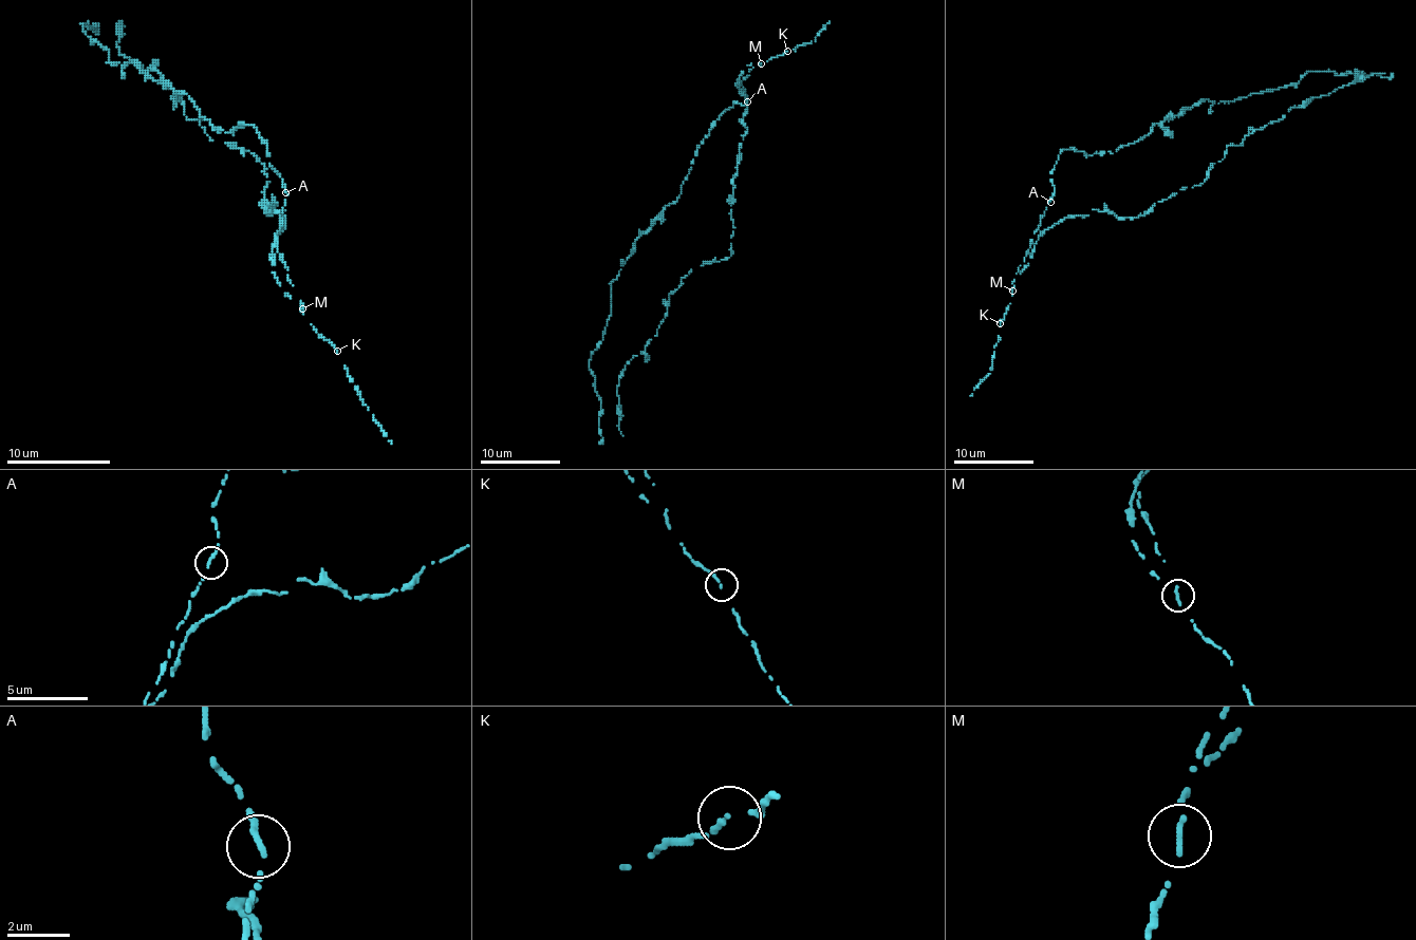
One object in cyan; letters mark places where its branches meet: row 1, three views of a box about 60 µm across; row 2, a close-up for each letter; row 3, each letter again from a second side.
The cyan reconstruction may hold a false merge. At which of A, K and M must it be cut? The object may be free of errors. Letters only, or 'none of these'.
M

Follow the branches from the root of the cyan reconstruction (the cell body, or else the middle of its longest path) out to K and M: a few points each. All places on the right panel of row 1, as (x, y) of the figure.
K: (1044, 213), (1038, 227), (1040, 236), (1019, 267), (1010, 303), (1000, 323)
M: (1044, 213), (1038, 227), (1040, 236), (1019, 267), (1012, 292)

